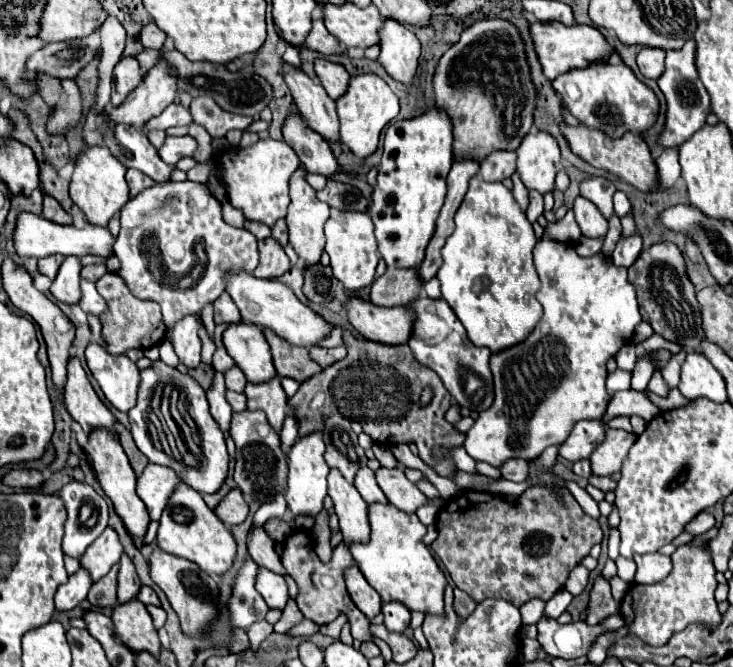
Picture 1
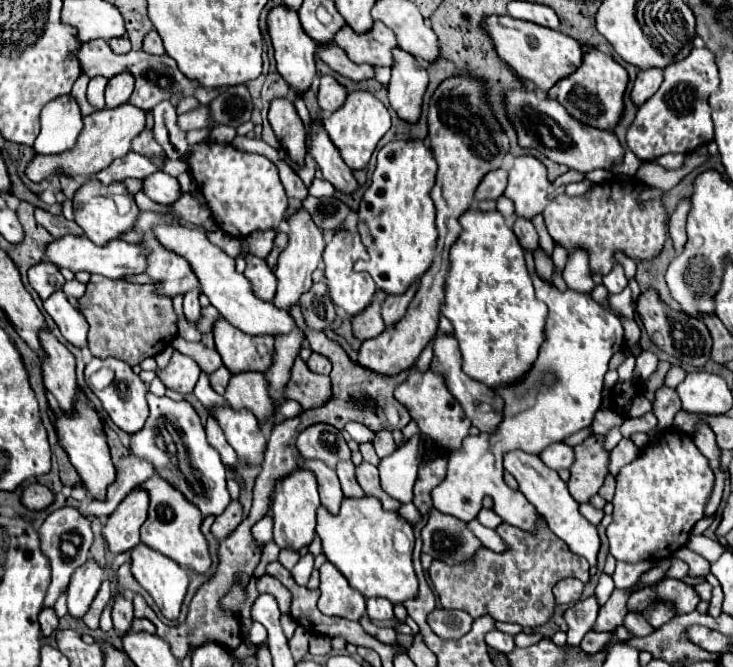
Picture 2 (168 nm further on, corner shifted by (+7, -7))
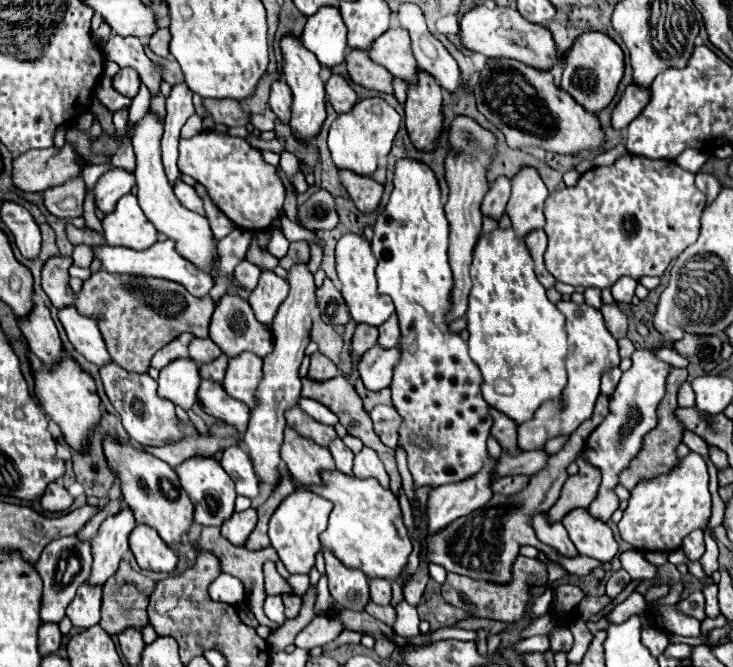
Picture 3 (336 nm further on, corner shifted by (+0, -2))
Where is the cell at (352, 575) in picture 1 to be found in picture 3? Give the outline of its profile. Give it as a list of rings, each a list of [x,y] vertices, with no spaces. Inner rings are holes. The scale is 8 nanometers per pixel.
[[[324,549],[324,559],[332,599],[346,609],[362,611],[370,601],[368,577],[364,577],[364,573],[360,573],[358,569],[344,567],[328,549]]]

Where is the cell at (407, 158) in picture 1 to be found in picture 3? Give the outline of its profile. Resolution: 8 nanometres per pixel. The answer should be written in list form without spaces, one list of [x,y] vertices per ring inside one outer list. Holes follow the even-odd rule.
[[[398,159],[394,171],[394,191],[390,195],[386,213],[378,215],[374,225],[372,253],[378,259],[378,293],[392,297],[402,333],[400,361],[394,365],[394,375],[390,383],[392,405],[402,417],[398,429],[398,447],[406,451],[408,469],[414,477],[416,487],[430,489],[474,477],[488,459],[486,441],[492,427],[492,415],[480,391],[480,371],[476,363],[468,357],[468,345],[460,339],[458,333],[450,331],[446,321],[446,315],[450,313],[450,293],[454,285],[446,249],[448,221],[444,217],[442,195],[432,169],[414,159]]]

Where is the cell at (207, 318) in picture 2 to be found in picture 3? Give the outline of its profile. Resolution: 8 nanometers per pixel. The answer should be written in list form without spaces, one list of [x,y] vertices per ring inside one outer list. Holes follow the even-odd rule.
[[[100,269],[82,283],[76,297],[76,309],[80,315],[98,323],[114,363],[126,371],[146,373],[154,353],[178,335],[192,333],[194,337],[208,337],[214,301],[208,295],[196,299],[182,285],[168,279],[124,277],[122,273],[108,273]]]

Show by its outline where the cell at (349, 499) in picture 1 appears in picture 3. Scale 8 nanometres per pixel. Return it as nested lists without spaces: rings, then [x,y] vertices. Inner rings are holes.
[[[286,425],[284,443],[280,447],[280,457],[290,471],[290,475],[300,485],[320,485],[320,473],[324,469],[334,469],[334,459],[326,447],[316,445],[312,439],[302,437]]]

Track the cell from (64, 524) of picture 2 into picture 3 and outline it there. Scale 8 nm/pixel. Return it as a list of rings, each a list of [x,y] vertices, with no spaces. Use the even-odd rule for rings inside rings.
[[[70,535],[70,537],[62,537],[62,539],[56,539],[52,541],[40,555],[40,561],[36,563],[36,571],[40,573],[40,579],[42,579],[42,603],[40,603],[40,621],[42,623],[60,623],[64,619],[64,611],[68,607],[68,603],[76,597],[76,589],[88,579],[90,575],[90,565],[92,565],[92,557],[90,557],[90,545],[88,543],[82,543],[78,541],[76,535]],[[62,553],[74,553],[80,561],[80,571],[74,575],[74,579],[64,585],[62,581],[62,571],[58,567],[60,559],[62,559]]]

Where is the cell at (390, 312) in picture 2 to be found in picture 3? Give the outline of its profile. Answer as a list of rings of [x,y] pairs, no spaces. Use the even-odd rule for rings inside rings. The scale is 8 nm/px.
[[[392,315],[384,325],[378,327],[380,331],[380,337],[378,337],[378,345],[384,347],[384,349],[392,349],[398,345],[400,341],[400,327],[398,327],[398,321],[396,321],[396,315]]]

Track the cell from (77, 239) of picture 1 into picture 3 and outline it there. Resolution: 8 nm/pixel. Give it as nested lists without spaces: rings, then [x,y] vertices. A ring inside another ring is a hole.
[[[170,239],[158,241],[156,245],[152,245],[150,249],[144,249],[144,251],[102,245],[102,247],[94,247],[94,253],[96,253],[96,257],[102,259],[102,269],[106,269],[110,273],[128,273],[128,275],[144,275],[144,277],[172,279],[172,281],[184,285],[194,297],[208,295],[208,291],[214,285],[214,277],[208,271],[200,271],[196,265],[188,263],[188,259],[180,257],[180,253],[176,253],[174,241],[170,241]]]

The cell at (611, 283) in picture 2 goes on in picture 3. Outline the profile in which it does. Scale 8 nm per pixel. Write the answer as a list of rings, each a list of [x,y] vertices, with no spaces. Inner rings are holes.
[[[622,277],[612,285],[612,295],[618,303],[632,303],[634,297],[634,289],[636,289],[636,281],[632,277]]]

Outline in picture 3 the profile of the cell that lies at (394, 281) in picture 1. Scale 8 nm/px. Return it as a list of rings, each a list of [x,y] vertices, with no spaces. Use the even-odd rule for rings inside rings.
[[[358,325],[354,335],[352,335],[352,361],[358,363],[360,357],[372,349],[372,345],[376,345],[378,339],[378,329],[372,325]]]

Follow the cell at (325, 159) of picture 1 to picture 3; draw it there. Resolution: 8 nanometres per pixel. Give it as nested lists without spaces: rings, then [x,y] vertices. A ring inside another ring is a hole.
[[[278,79],[272,83],[272,89],[270,89],[270,109],[278,115],[278,119],[282,123],[288,123],[290,121],[290,105],[292,105],[292,97],[290,97],[290,89],[288,85]]]

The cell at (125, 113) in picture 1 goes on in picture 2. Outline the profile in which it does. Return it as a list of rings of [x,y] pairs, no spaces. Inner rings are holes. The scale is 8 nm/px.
[[[129,102],[117,106],[117,108],[105,108],[101,112],[93,112],[83,118],[83,132],[75,144],[75,148],[59,154],[59,156],[41,156],[37,154],[35,160],[29,164],[25,174],[33,182],[41,182],[43,178],[55,174],[57,170],[69,176],[91,176],[109,166],[115,158],[123,158],[131,150],[131,142],[135,136],[139,136],[145,130],[145,118],[147,110],[141,110]]]

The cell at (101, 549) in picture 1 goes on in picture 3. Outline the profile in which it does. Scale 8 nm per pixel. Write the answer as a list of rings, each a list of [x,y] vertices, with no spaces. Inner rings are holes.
[[[88,583],[80,585],[74,601],[66,609],[66,615],[74,627],[88,629],[100,623],[100,597],[102,587],[92,587]]]

